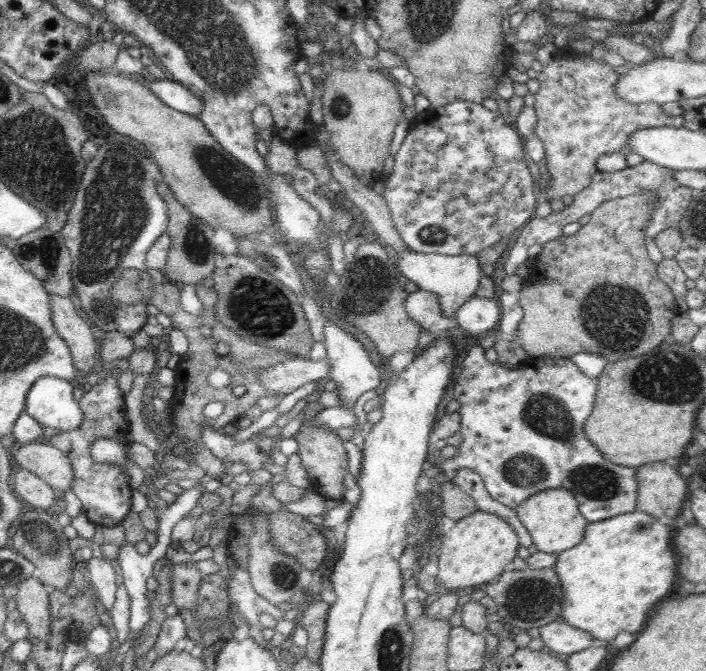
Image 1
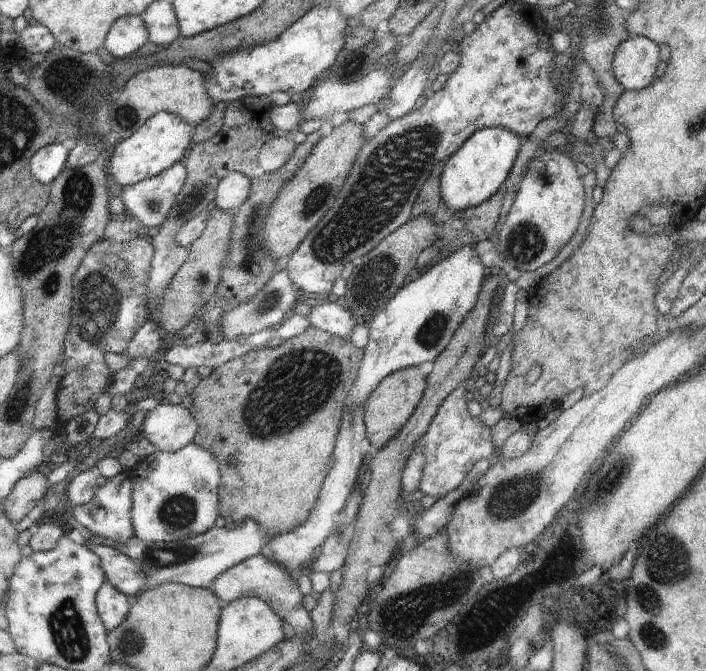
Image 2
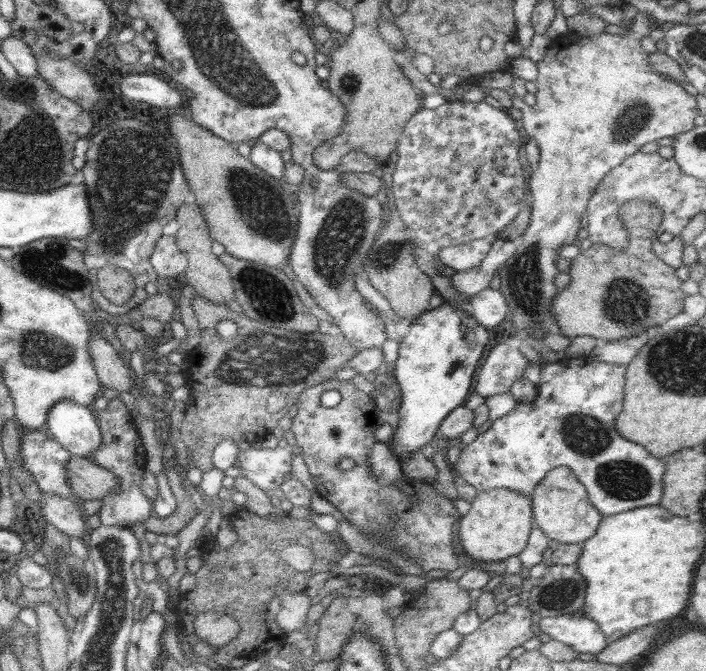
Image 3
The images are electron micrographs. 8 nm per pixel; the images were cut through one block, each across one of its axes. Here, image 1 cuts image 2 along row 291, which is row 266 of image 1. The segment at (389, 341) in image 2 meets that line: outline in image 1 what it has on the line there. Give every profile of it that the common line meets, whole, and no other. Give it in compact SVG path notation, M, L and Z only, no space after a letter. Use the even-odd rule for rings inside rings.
M407 251L397 254L397 266L399 272L416 283L418 288L438 294L443 314L449 318L454 318L458 308L470 298L474 298L483 278L480 262L475 254L449 256Z

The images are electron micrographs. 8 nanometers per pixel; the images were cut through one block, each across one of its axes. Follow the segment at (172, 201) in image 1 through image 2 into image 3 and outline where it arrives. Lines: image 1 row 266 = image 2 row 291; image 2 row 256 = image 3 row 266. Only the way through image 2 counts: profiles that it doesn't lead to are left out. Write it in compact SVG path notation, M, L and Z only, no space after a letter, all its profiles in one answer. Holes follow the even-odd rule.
M192 199L184 202L177 208L175 219L178 224L178 232L174 235L176 243L178 249L186 254L189 263L180 279L183 283L192 285L196 293L203 298L214 302L214 304L226 306L229 301L234 300L232 277L230 277L228 268L222 264L219 257L212 253L213 239L210 237L208 223L205 221L203 214L200 213L199 206Z

